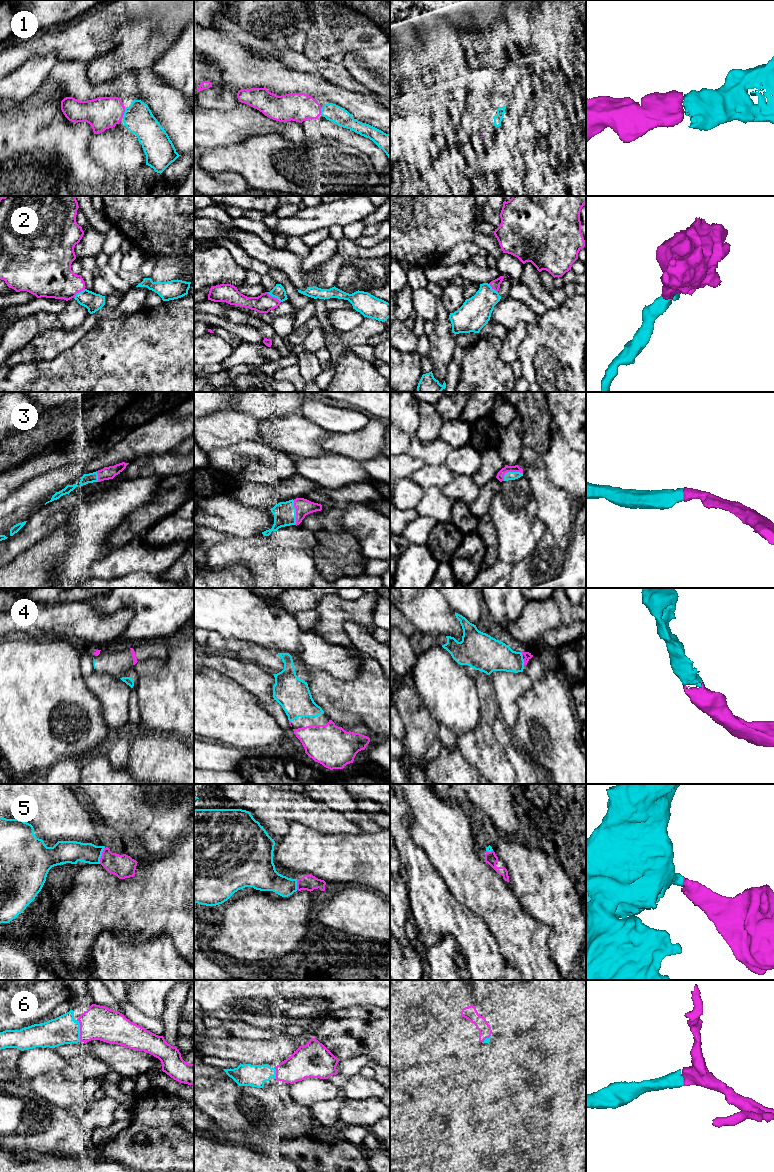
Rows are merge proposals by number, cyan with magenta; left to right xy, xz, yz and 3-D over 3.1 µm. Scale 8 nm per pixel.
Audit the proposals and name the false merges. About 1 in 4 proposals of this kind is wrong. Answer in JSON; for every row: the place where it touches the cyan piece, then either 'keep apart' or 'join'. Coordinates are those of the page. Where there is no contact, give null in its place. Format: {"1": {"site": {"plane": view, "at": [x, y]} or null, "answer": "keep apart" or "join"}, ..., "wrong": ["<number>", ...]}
{"1": {"site": {"plane": "xy", "at": [124, 113]}, "answer": "join"}, "2": {"site": {"plane": "xz", "at": [274, 296]}, "answer": "join"}, "3": {"site": {"plane": "yz", "at": [510, 472]}, "answer": "join"}, "4": {"site": {"plane": "yz", "at": [523, 662]}, "answer": "join"}, "5": {"site": {"plane": "xy", "at": [101, 855]}, "answer": "join"}, "6": {"site": {"plane": "xy", "at": [79, 1031]}, "answer": "join"}, "wrong": []}

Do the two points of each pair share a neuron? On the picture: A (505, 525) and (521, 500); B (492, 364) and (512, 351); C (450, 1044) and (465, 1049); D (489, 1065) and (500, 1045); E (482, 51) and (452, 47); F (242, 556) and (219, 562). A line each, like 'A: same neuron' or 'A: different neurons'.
A: same neuron
B: different neurons
C: same neuron
D: same neuron
E: different neurons
F: same neuron

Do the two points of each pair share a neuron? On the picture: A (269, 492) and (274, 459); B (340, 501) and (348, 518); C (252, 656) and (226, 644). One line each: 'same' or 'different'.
A: different
B: different
C: different

